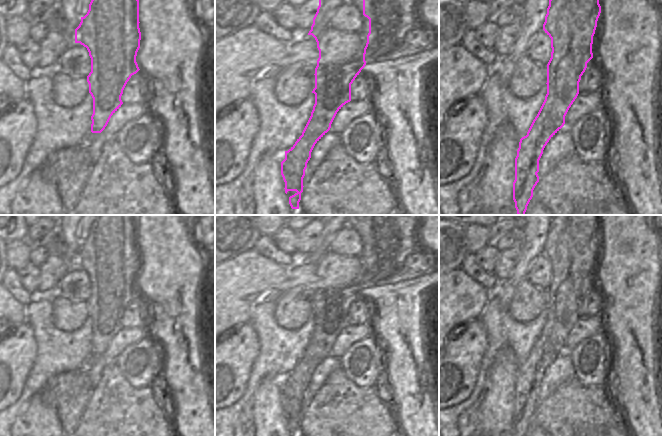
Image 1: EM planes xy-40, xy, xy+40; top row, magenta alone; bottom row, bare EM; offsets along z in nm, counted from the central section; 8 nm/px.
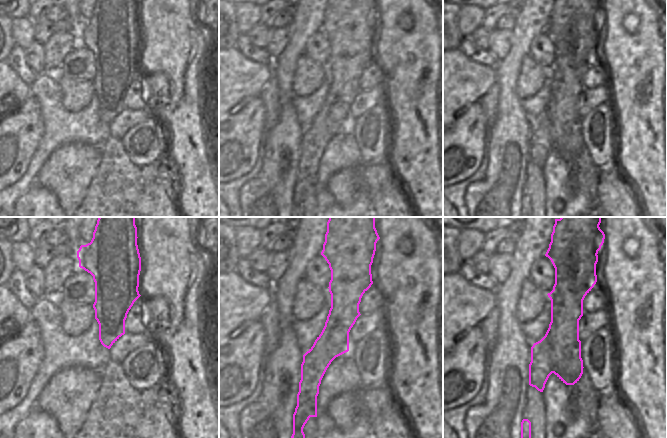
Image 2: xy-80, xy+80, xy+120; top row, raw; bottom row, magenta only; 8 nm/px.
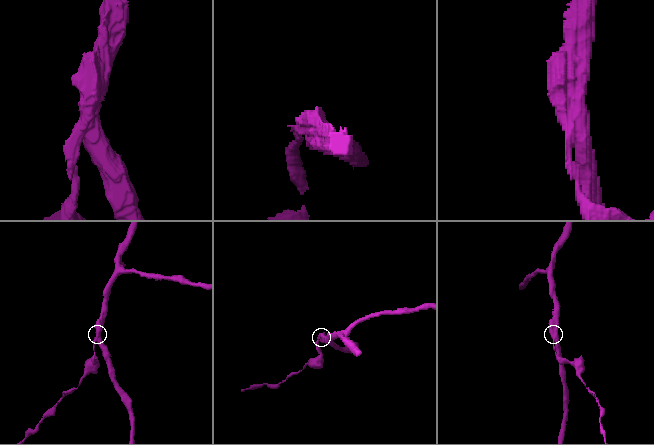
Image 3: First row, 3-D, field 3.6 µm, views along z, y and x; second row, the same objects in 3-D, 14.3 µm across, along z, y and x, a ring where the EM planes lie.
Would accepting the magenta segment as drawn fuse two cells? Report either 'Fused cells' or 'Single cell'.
Fused cells.

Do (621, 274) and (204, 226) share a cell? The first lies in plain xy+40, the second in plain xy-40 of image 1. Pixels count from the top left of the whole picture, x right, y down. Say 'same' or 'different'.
different

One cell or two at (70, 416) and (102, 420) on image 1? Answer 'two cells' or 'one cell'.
two cells

